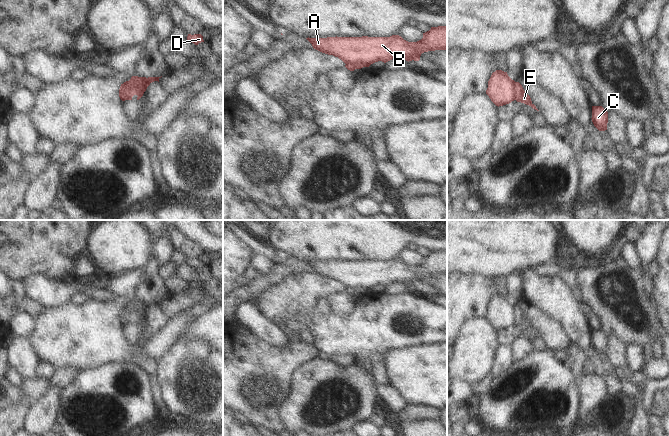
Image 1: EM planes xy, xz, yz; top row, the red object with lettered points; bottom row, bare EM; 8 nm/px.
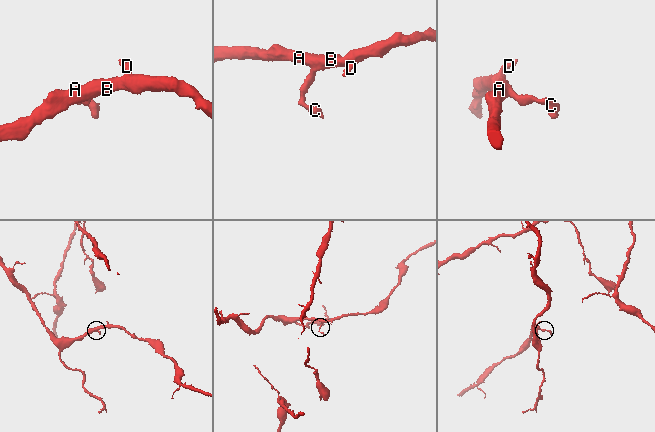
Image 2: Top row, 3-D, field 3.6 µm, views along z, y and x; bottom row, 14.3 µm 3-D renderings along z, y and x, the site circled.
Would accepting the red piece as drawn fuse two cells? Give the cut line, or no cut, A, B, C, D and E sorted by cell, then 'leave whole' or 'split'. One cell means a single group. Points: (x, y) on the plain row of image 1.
cut xy (124, 308), (125, 323); groups A B D / C E; split

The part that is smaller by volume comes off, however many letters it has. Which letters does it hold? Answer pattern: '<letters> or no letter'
C, E

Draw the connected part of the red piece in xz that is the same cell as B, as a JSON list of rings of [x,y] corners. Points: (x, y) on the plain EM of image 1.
[[[447,250],[431,251],[417,266],[408,266],[399,259],[390,261],[327,261],[306,262],[314,273],[333,279],[357,293],[392,283],[419,285],[424,276],[447,273]]]

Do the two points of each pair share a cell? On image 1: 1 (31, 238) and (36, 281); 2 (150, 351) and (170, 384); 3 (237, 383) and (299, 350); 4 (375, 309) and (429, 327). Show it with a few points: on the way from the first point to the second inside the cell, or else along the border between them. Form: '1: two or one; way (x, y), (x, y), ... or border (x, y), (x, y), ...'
1: two; border (58, 279), (28, 274), (21, 280)
2: two; border (172, 343), (154, 360)
3: one; way (252, 375), (261, 374), (284, 360)
4: one; way (388, 313), (410, 313), (416, 319)

